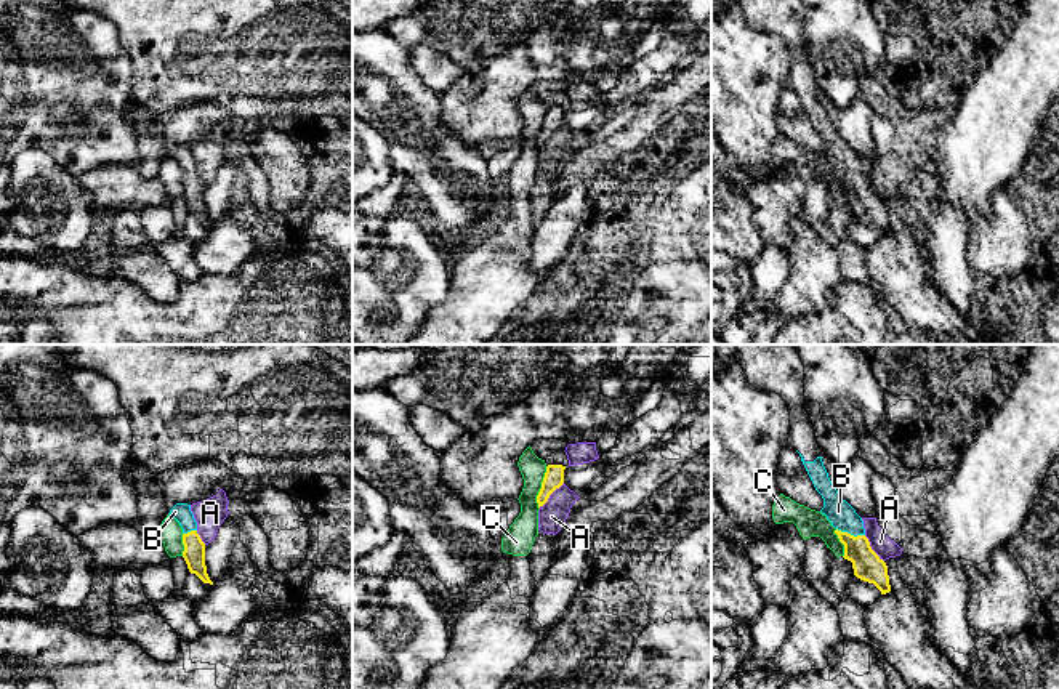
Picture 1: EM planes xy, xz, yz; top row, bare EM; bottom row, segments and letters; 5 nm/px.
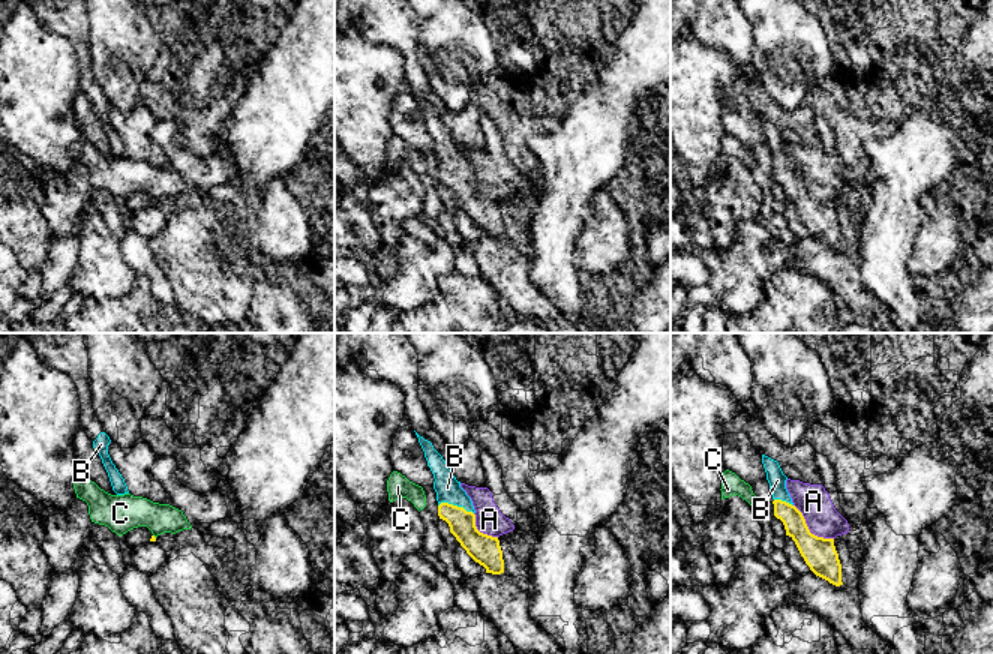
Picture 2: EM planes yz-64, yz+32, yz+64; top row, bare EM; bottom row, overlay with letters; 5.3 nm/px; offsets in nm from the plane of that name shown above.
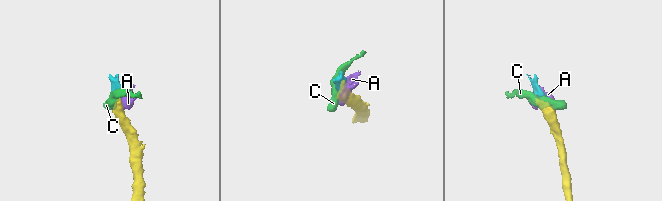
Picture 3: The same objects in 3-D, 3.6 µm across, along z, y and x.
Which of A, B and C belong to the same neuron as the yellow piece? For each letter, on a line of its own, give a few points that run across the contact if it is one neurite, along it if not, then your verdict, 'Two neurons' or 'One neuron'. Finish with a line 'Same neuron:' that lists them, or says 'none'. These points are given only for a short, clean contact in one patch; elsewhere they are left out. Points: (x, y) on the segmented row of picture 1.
A: Line: xz (563, 483), (539, 507). Two neurons
B: Line: yz (867, 566), (849, 534), (849, 526), (838, 511). One neuron
C: Line: xz (547, 467), (537, 495), (539, 508). Two neurons
Same neuron: B

